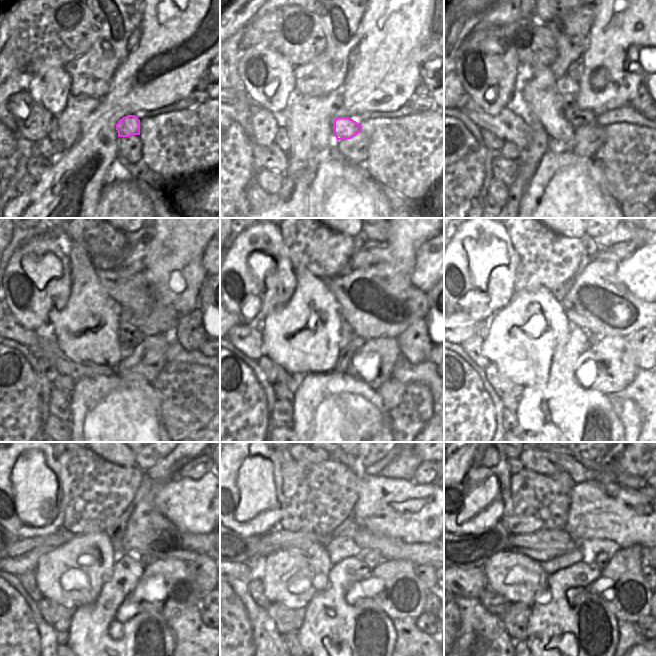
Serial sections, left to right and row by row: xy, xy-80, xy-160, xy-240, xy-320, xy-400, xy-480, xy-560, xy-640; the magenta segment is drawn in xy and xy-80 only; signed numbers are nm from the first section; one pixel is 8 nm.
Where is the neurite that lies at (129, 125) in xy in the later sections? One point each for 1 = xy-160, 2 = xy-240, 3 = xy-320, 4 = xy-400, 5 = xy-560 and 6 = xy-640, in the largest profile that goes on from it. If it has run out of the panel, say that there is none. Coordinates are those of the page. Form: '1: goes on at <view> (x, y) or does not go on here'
1: goes on at xy-160 (542, 91)
2: goes on at xy-240 (86, 329)
3: goes on at xy-320 (302, 336)
4: goes on at xy-400 (522, 341)
5: goes on at xy-560 (292, 577)
6: goes on at xy-640 (519, 579)

